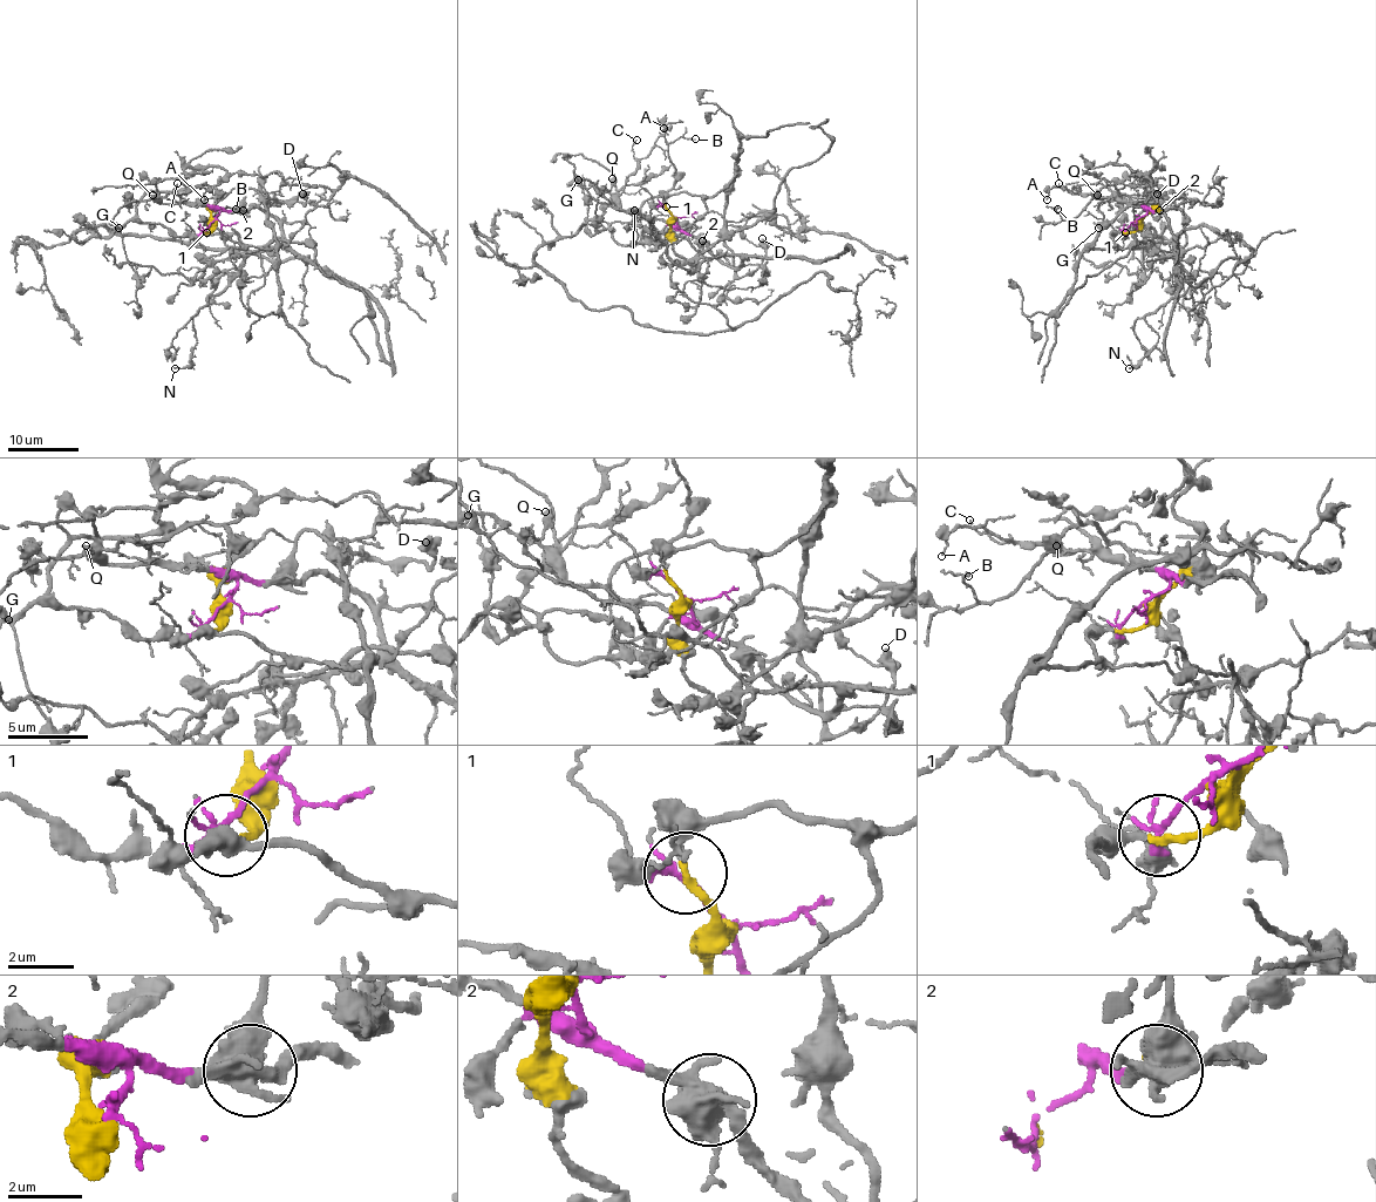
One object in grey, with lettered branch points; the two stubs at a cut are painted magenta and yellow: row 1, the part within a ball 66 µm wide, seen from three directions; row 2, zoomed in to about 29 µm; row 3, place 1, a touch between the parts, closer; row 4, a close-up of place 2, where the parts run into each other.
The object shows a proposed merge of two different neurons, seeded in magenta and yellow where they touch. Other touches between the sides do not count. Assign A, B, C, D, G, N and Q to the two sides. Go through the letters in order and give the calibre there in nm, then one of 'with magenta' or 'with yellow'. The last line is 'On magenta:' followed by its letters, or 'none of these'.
A: 100 nm thick; with magenta
B: 120 nm thick; with magenta
C: 80 nm thick; with magenta
D: 500 nm thick; with yellow
G: 320 nm thick; with magenta
N: 130 nm thick; with magenta
Q: 400 nm thick; with magenta
On magenta: A, B, C, G, N, Q

